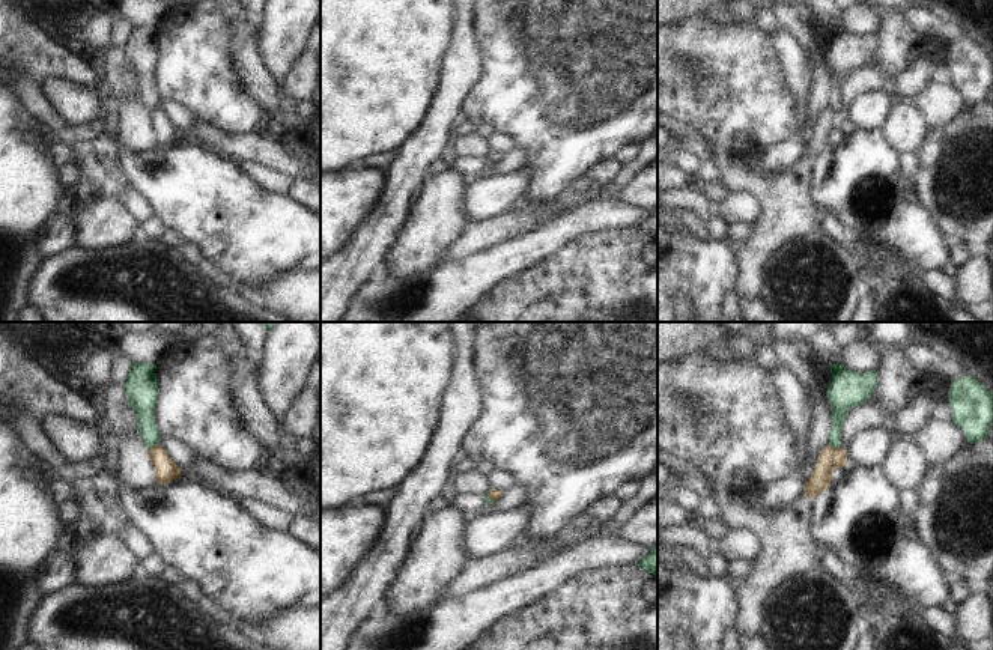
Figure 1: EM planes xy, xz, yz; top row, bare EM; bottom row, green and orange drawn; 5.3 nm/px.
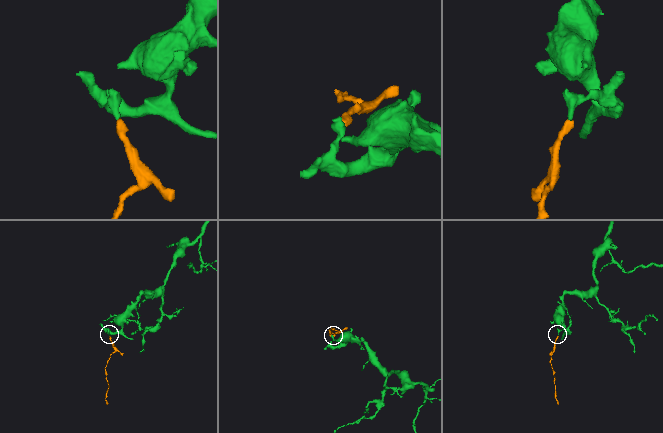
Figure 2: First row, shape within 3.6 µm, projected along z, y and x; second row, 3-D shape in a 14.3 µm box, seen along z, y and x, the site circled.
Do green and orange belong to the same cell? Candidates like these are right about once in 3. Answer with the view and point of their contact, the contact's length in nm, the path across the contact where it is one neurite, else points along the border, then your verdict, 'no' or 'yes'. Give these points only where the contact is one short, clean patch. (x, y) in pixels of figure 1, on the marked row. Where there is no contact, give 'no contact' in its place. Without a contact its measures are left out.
contact yz (835, 447); length 70 nm; border yz (829, 443), (840, 449); no

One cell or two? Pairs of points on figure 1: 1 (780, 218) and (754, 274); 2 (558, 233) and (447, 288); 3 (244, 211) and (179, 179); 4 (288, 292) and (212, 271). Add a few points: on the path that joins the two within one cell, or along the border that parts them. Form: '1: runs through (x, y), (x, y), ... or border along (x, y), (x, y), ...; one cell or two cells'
1: runs through (771, 232), (754, 252), (754, 261); one cell
2: runs through (531, 247), (474, 276); one cell
3: runs through (227, 211), (221, 211), (196, 194); one cell
4: runs through (270, 294), (250, 294), (230, 285); one cell

